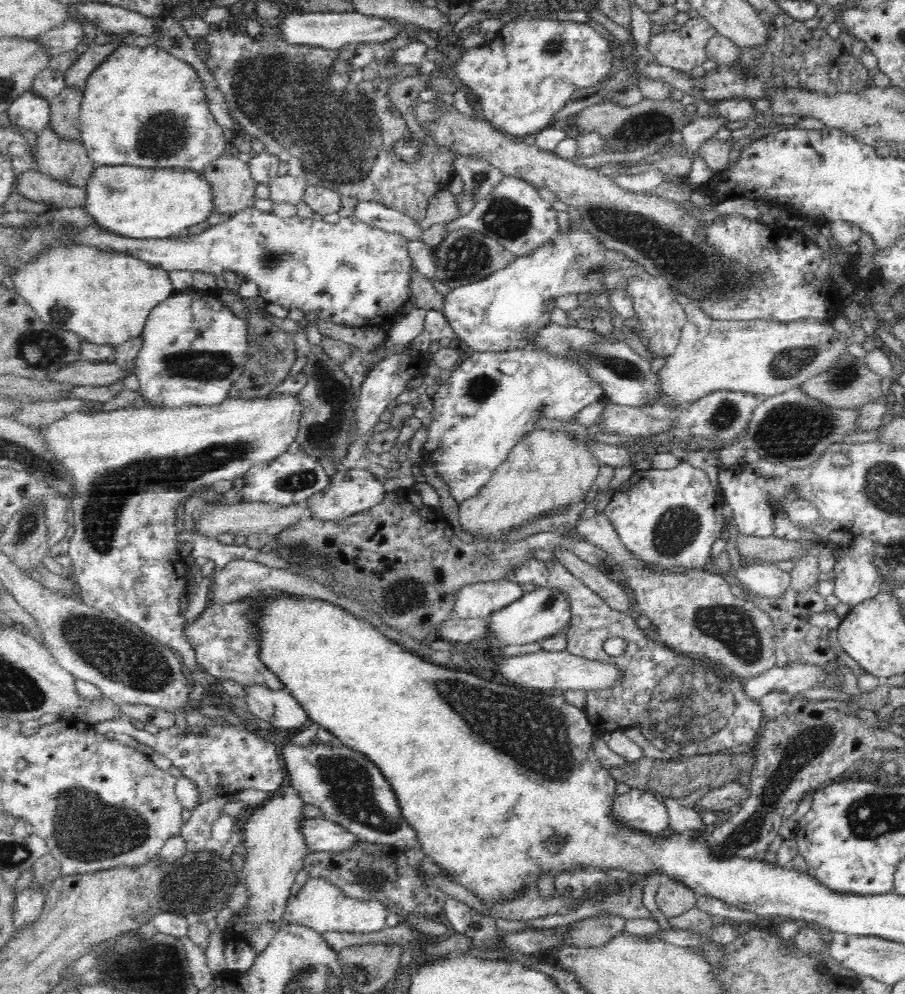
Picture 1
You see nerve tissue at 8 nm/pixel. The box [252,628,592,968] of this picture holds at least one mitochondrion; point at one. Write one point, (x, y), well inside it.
(534, 734)

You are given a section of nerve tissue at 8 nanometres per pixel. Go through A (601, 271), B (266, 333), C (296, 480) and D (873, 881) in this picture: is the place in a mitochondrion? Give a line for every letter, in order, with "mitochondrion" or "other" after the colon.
A: mitochondrion
B: other
C: mitochondrion
D: other

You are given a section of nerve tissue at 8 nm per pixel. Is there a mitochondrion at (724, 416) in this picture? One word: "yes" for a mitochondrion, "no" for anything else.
yes

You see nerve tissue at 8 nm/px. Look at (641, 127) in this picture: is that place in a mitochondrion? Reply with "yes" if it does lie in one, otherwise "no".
yes

